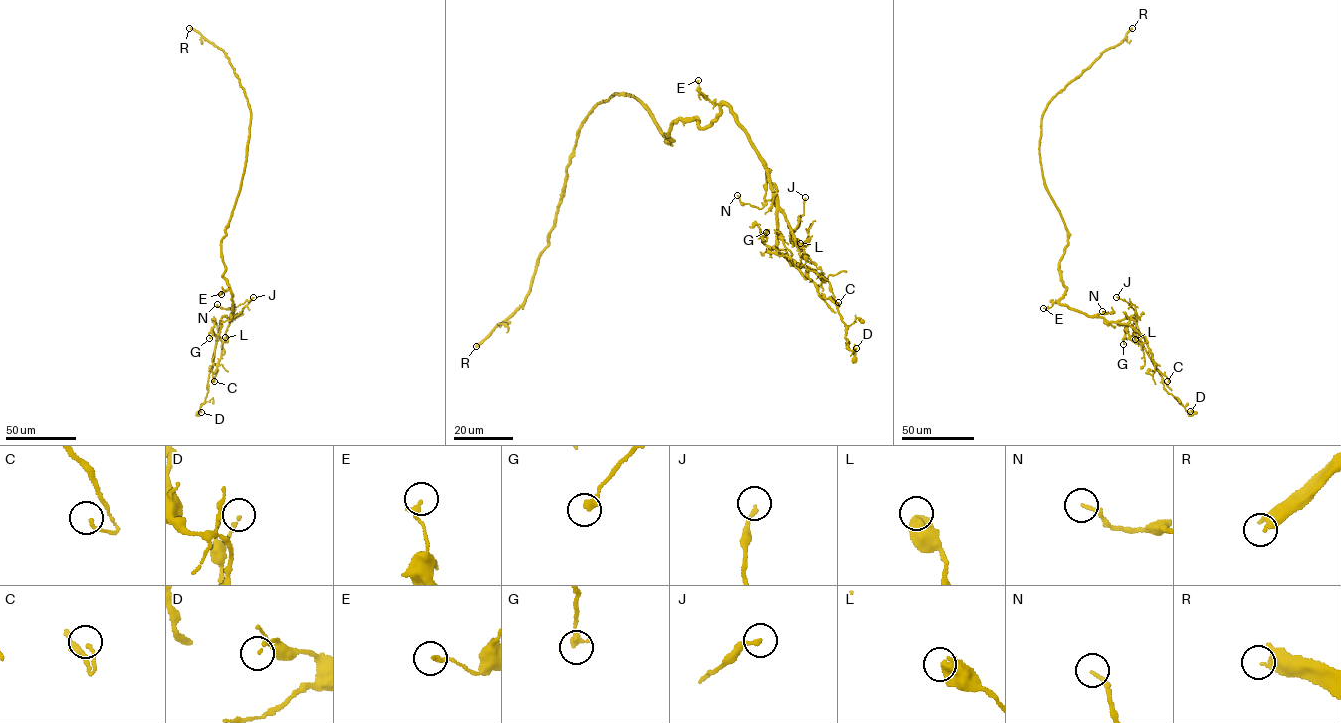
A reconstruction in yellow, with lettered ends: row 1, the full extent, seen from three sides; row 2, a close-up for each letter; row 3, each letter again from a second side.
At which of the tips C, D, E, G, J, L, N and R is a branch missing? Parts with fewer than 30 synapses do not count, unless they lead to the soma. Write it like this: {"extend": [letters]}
{"extend": ["R"]}

